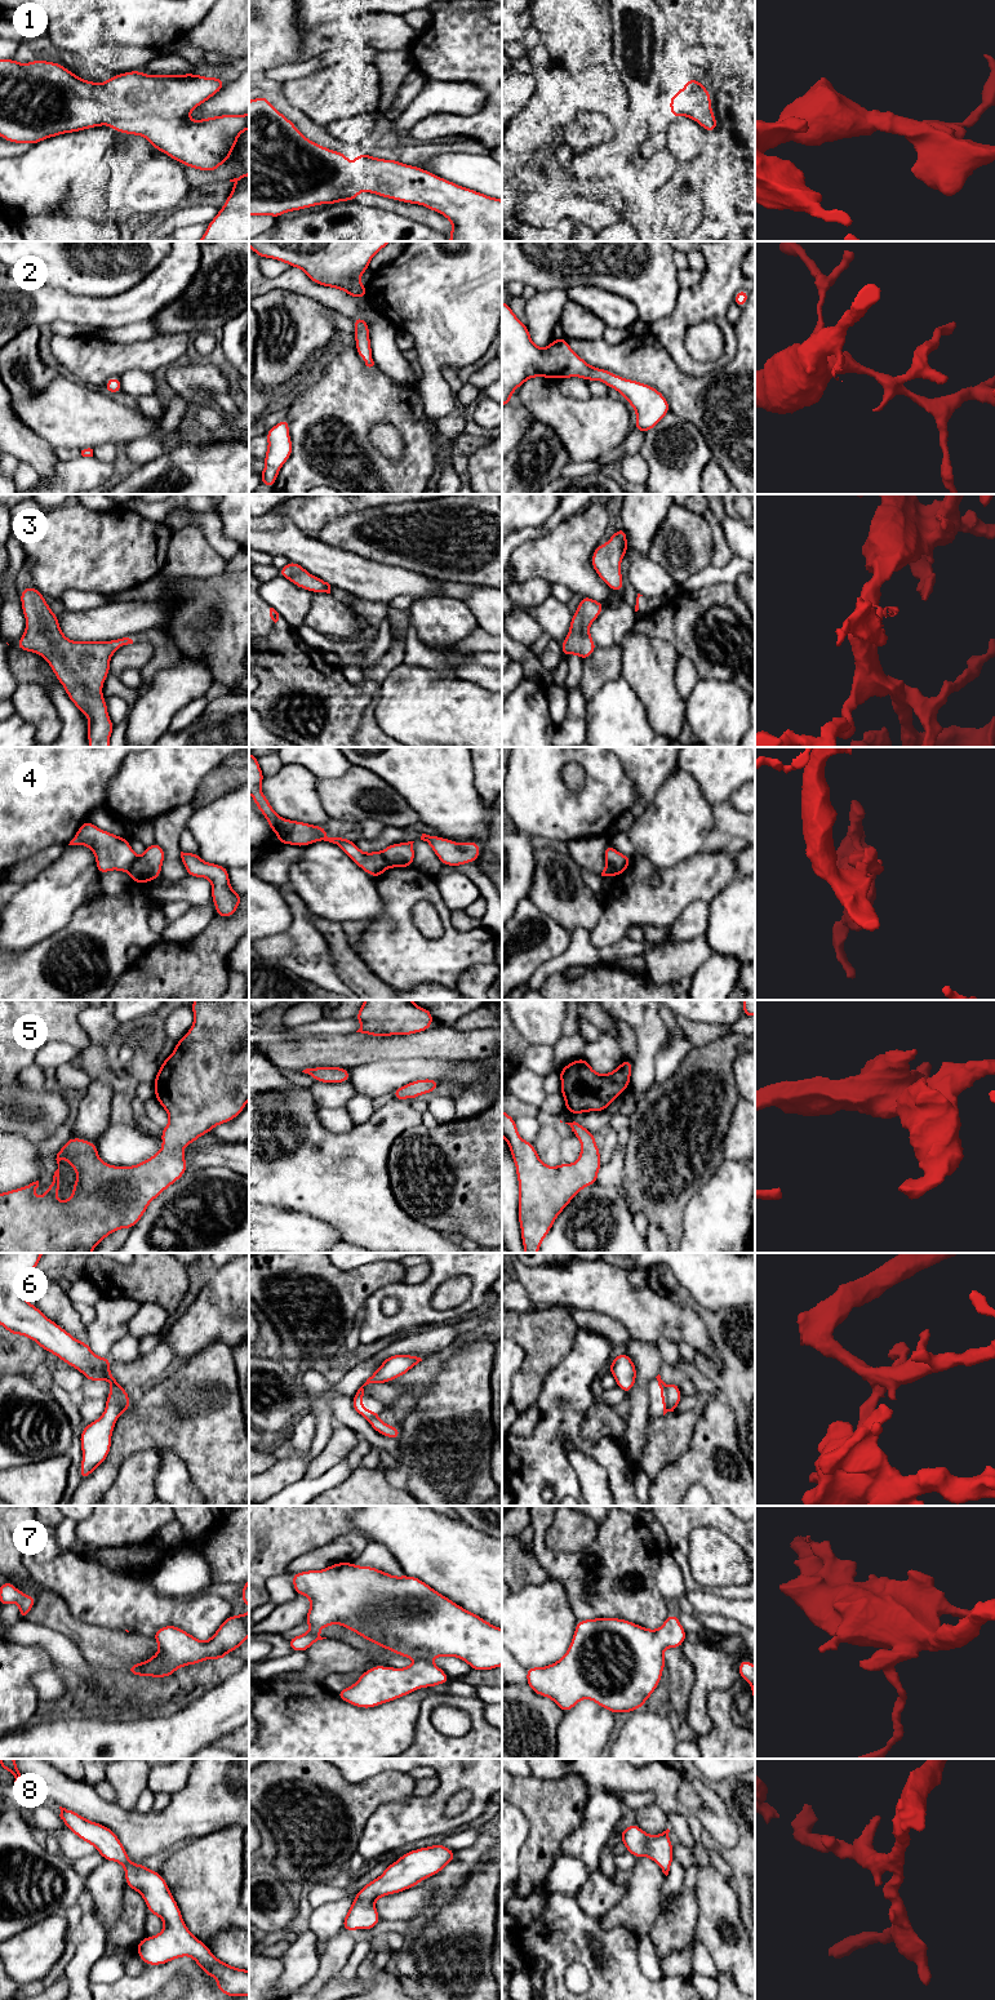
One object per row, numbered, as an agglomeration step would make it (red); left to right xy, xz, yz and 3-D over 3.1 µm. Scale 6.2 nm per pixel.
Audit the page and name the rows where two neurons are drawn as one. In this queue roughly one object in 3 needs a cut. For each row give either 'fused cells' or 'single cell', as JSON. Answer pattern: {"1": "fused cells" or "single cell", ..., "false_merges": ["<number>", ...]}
{"1": "single cell", "2": "single cell", "3": "single cell", "4": "fused cells", "5": "single cell", "6": "fused cells", "7": "single cell", "8": "single cell", "false_merges": ["4", "6"]}

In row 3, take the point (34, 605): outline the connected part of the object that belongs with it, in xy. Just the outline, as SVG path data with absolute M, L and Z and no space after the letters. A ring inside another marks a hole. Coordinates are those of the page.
M34 585L21 591L21 604L26 628L15 648L34 652L49 663L68 698L89 721L89 747L110 747L115 726L107 712L102 686L110 674L110 659L115 650L133 644L133 640L67 639L58 625L58 615L50 610L44 595Z

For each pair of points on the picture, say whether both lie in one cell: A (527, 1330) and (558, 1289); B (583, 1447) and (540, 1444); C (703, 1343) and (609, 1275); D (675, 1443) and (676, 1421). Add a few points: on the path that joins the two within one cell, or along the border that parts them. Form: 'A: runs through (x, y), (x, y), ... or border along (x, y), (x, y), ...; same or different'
A: border along (565, 1307), (536, 1310); different
B: runs through (573, 1439), (550, 1439); same
C: runs through (680, 1324), (651, 1316), (633, 1298); same
D: runs through (675, 1438), (676, 1426); same

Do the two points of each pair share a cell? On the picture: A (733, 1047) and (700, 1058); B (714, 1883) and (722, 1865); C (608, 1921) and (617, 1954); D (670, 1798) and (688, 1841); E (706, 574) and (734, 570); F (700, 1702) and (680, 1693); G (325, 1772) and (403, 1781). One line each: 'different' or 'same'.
A: same
B: different
C: different
D: different
E: same
F: different
G: same

